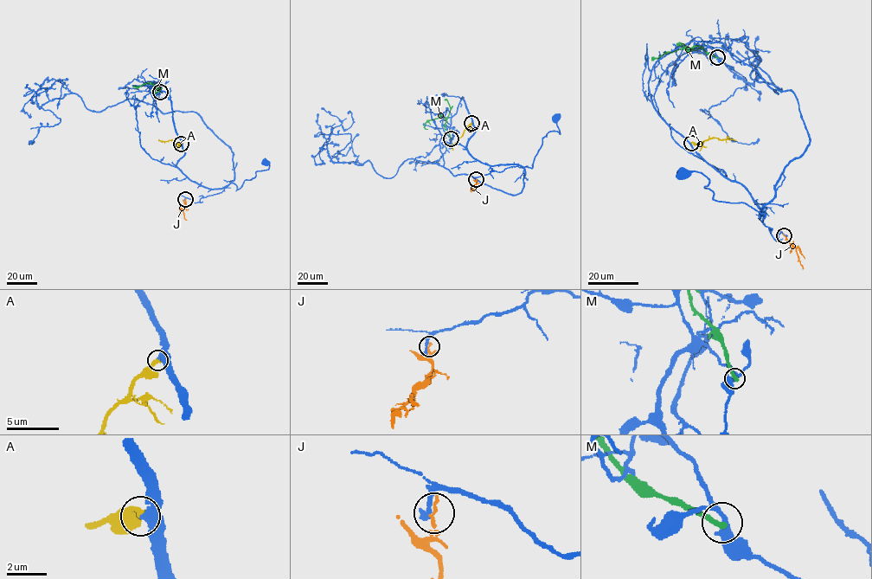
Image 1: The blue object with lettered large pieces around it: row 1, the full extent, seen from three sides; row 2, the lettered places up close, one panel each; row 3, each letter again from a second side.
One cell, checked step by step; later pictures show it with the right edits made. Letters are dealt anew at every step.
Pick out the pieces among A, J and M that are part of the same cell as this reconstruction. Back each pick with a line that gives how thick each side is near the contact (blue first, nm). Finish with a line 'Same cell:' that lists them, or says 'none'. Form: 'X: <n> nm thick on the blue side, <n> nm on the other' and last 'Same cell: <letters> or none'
A: 360 nm thick on the blue side, 280 nm on the other
Same cell: A

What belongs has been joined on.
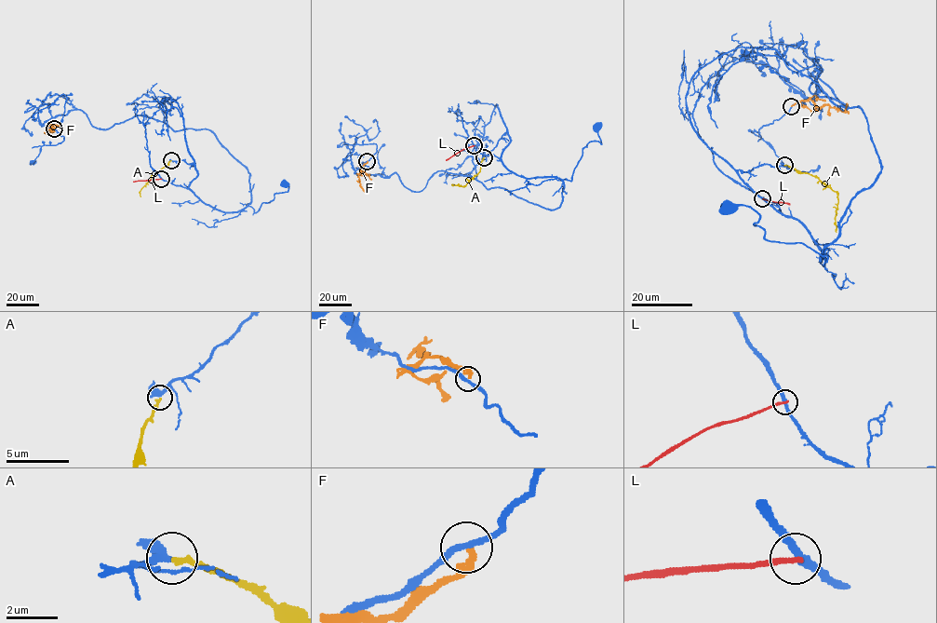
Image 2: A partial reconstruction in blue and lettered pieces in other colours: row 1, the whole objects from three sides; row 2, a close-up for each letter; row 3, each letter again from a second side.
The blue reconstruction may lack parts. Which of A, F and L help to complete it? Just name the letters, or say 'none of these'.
none of these

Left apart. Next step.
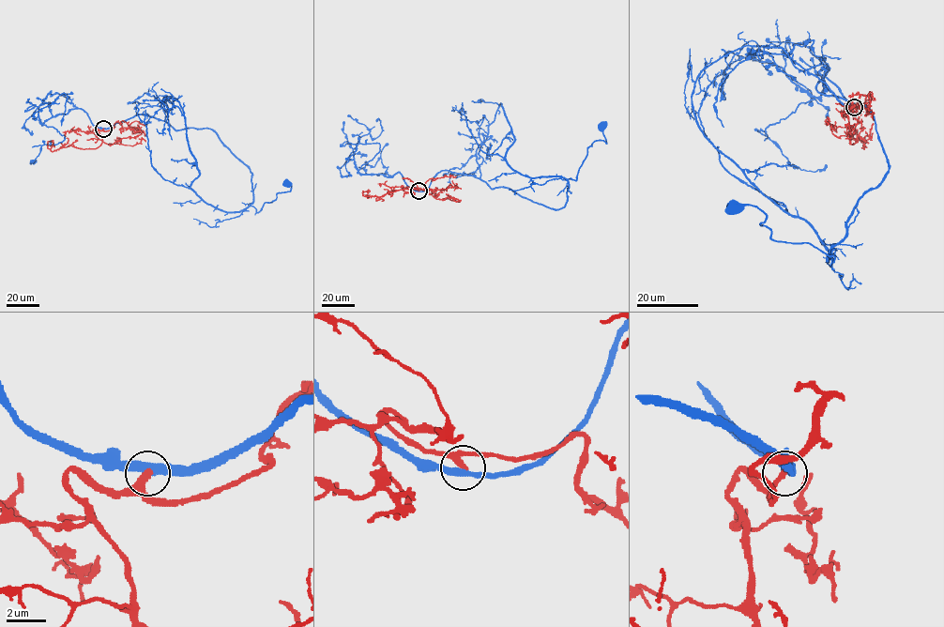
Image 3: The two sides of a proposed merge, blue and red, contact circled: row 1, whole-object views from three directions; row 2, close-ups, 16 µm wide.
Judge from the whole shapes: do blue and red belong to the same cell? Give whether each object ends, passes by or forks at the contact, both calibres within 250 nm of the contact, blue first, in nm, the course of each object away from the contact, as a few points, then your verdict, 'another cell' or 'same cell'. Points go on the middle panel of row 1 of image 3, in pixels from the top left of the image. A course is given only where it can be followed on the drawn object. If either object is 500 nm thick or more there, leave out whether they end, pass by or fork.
blue passes by; red ends there; 360 nm thick on the blue side, 280 nm on the other; blue runs (418, 191), (449, 170), (560, 209), (566, 203), (566, 179), (576, 179), (595, 141), (606, 143), (602, 128); red runs (418, 191), (412, 186), (418, 188), (402, 189), (379, 197), (363, 195), (363, 192), (370, 191); another cell

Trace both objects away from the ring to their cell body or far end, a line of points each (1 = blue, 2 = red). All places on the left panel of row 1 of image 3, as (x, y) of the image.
1: (103, 129), (138, 114), (176, 129), (211, 129), (251, 172), (251, 205), (257, 212), (291, 190), (287, 182)
2: (103, 129), (97, 129), (102, 141), (96, 148), (71, 144), (52, 151), (48, 142), (54, 147)

